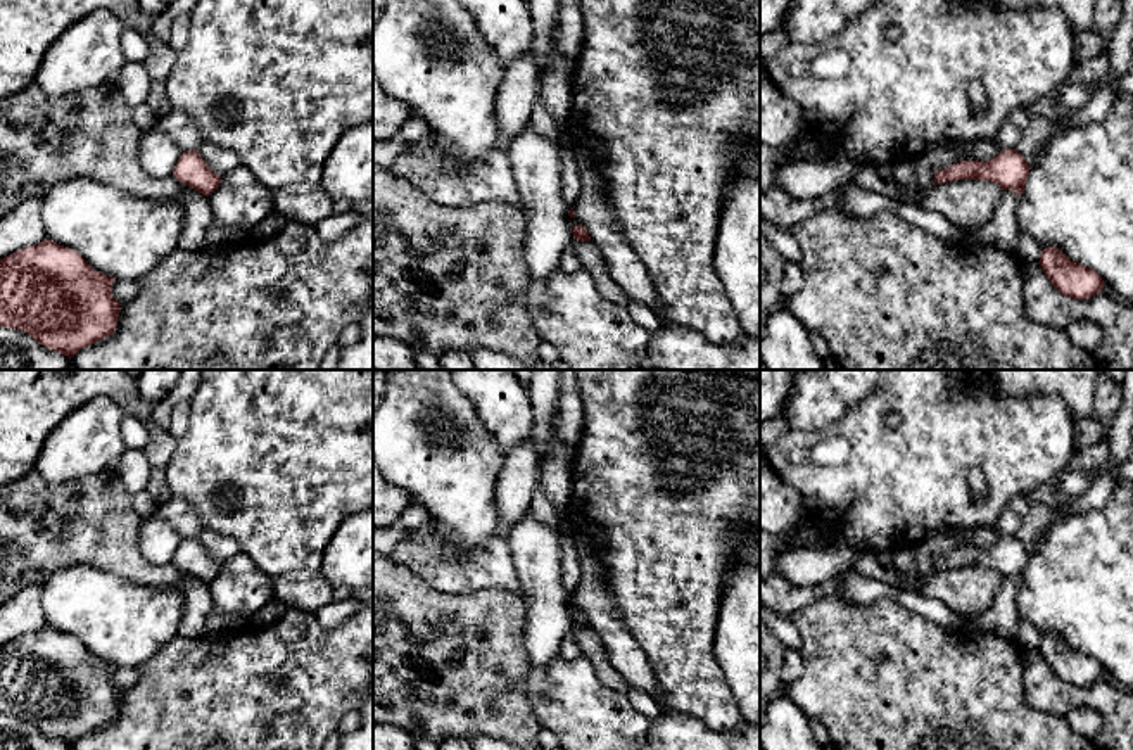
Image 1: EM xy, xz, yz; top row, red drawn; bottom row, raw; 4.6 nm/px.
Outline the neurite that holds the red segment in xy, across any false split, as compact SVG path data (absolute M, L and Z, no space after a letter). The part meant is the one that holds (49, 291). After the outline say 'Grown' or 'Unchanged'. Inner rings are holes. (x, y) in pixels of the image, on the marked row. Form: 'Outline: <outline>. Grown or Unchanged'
Outline: M45 238L0 259L0 325L22 330L38 344L71 359L79 349L116 332L121 302L112 296L114 280L93 270L79 252Z. Unchanged

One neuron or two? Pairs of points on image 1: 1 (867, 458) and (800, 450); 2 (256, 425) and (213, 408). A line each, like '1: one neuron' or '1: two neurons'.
1: one neuron
2: one neuron

